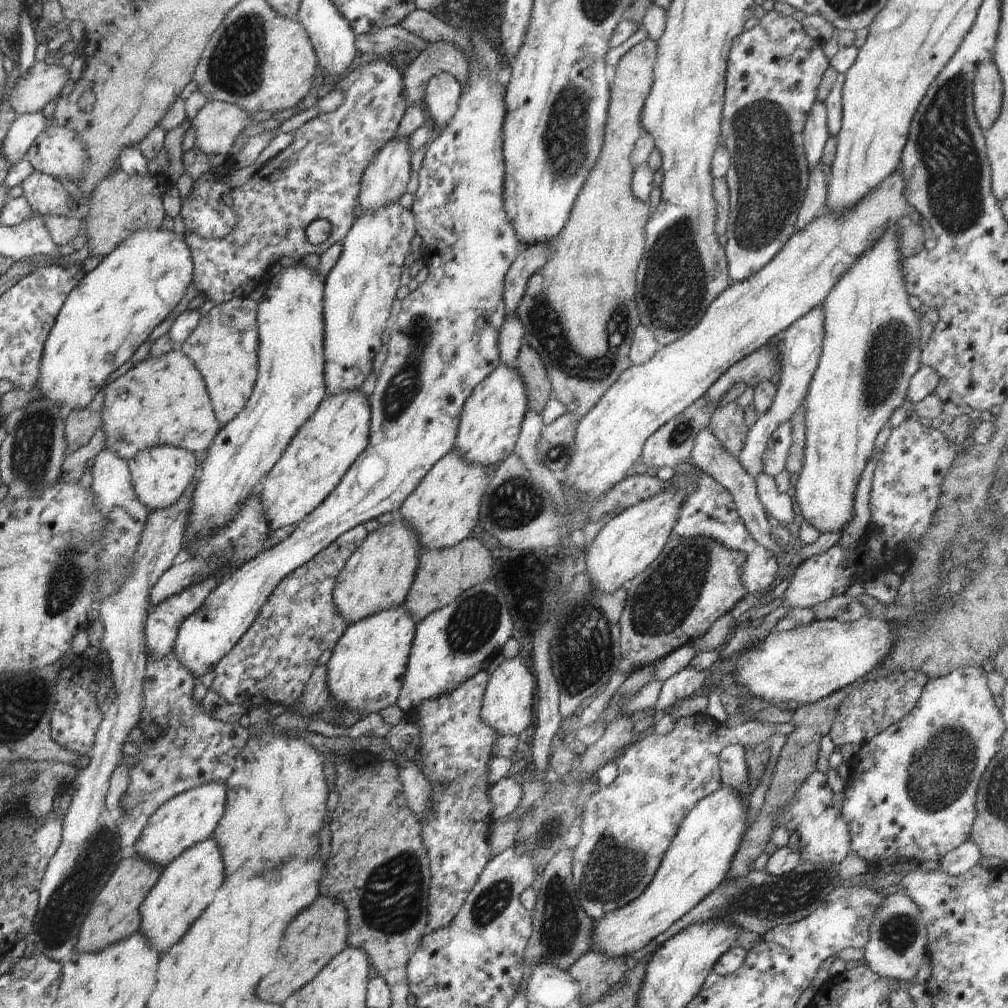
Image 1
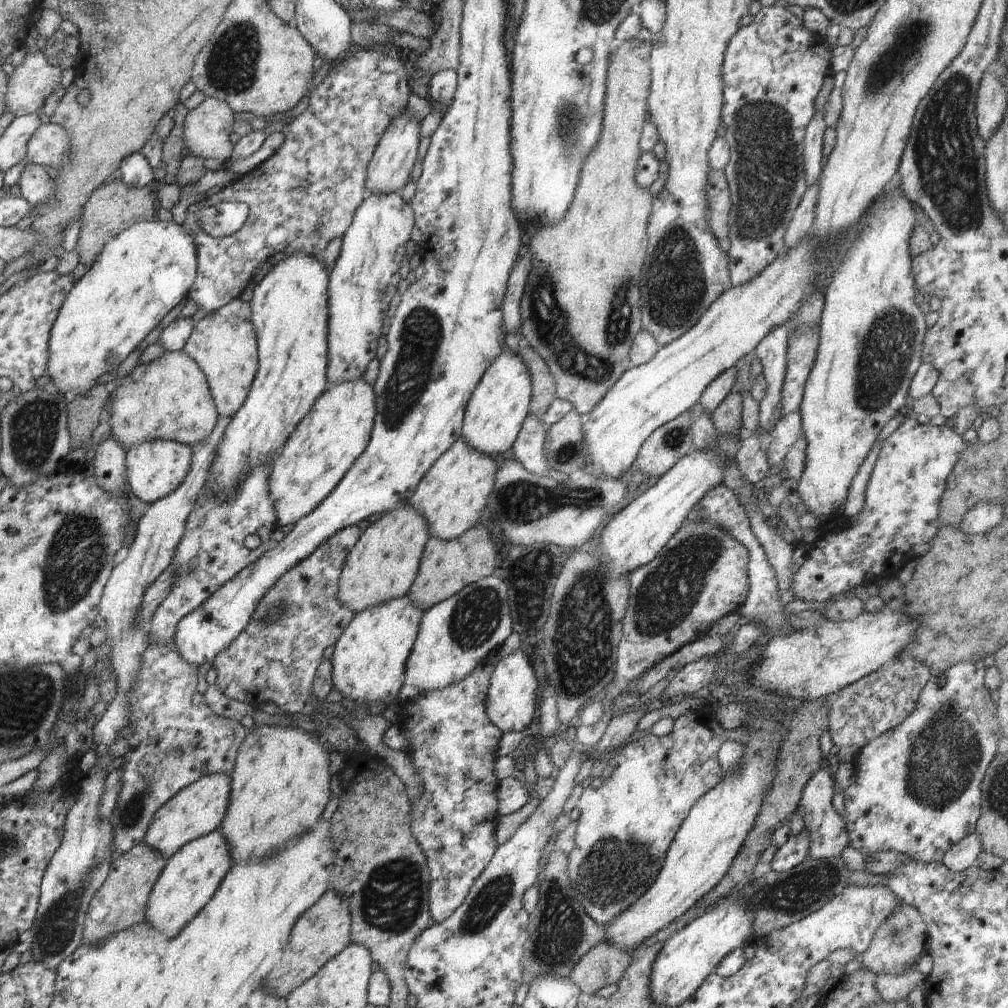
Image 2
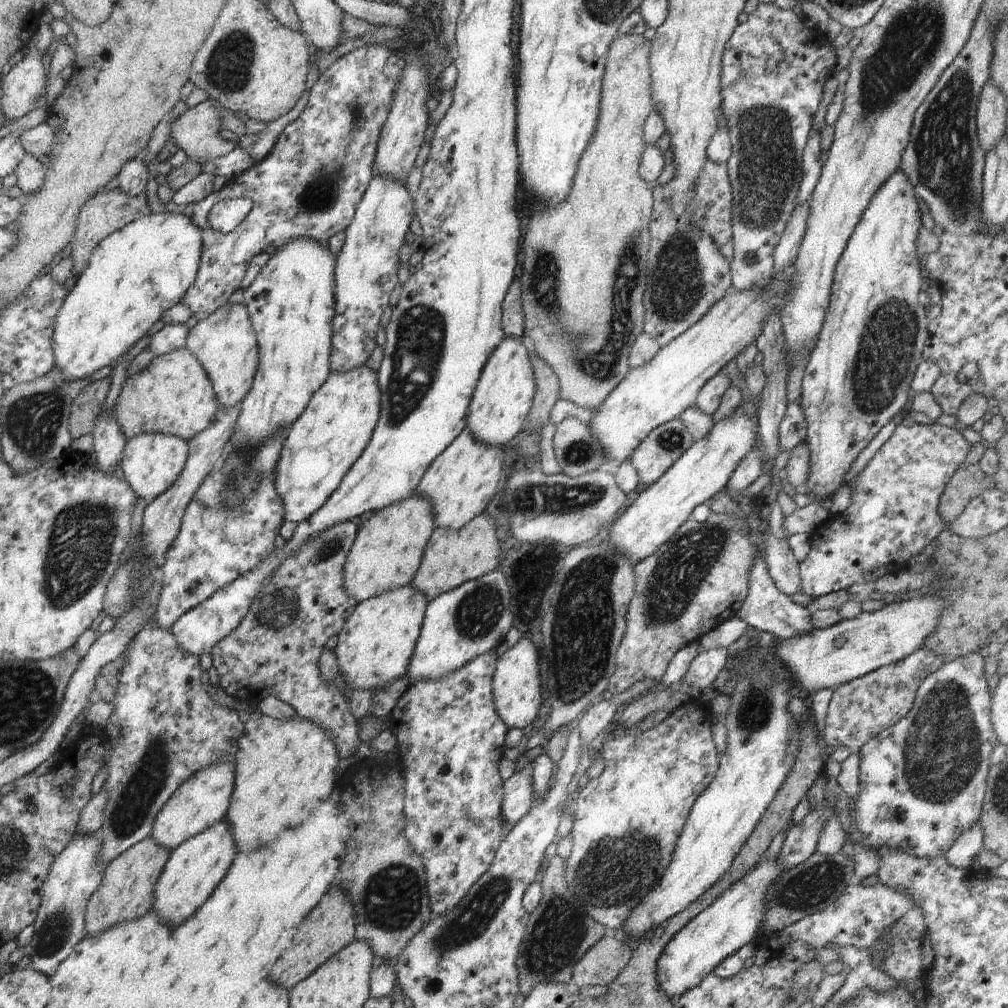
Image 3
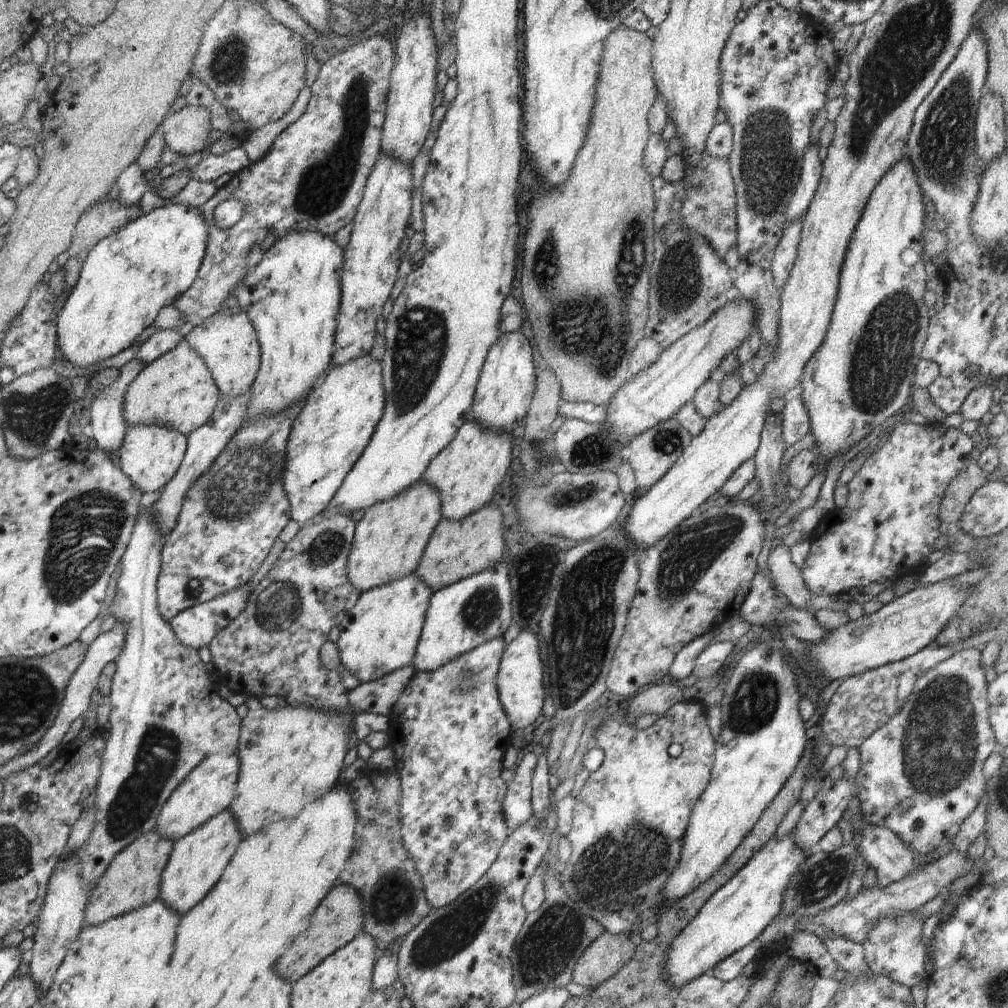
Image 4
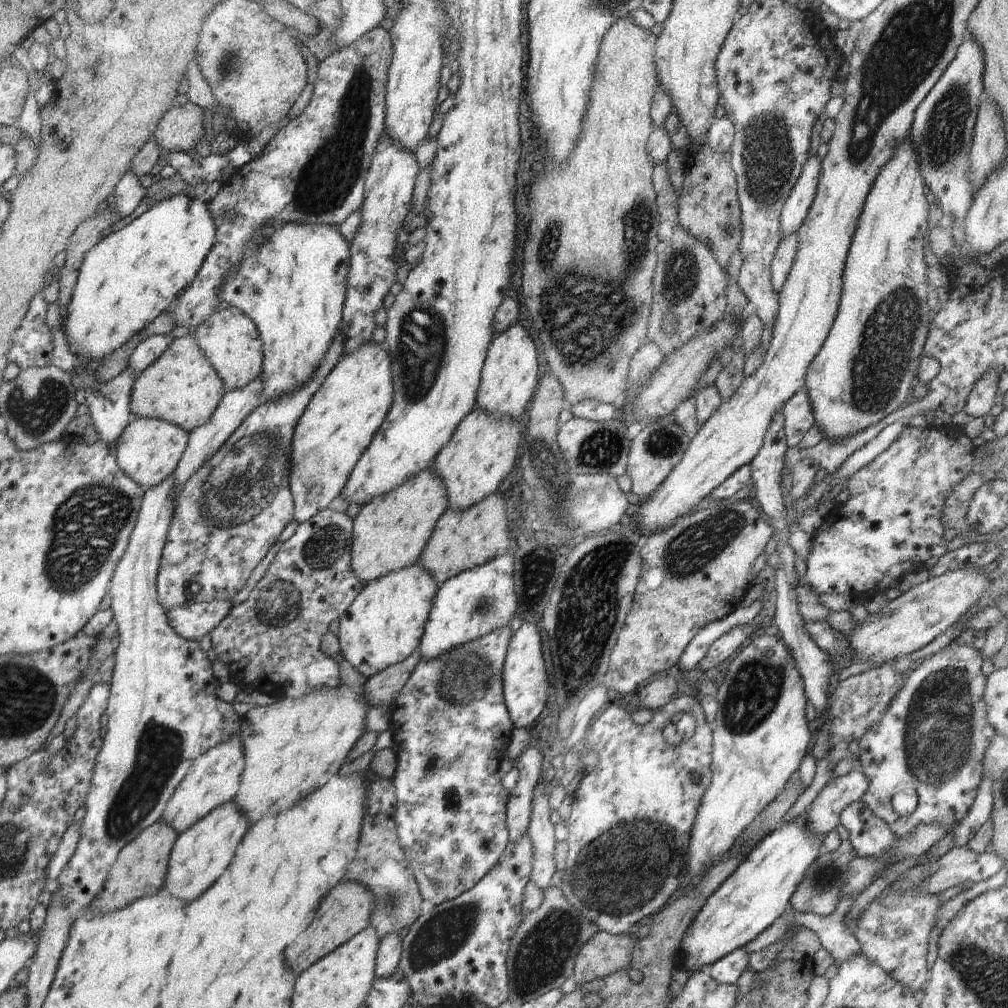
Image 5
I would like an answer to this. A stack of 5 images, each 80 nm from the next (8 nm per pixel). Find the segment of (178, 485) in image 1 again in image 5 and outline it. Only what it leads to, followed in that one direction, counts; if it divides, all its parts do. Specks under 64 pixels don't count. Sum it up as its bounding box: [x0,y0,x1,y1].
[116,417,189,489]

